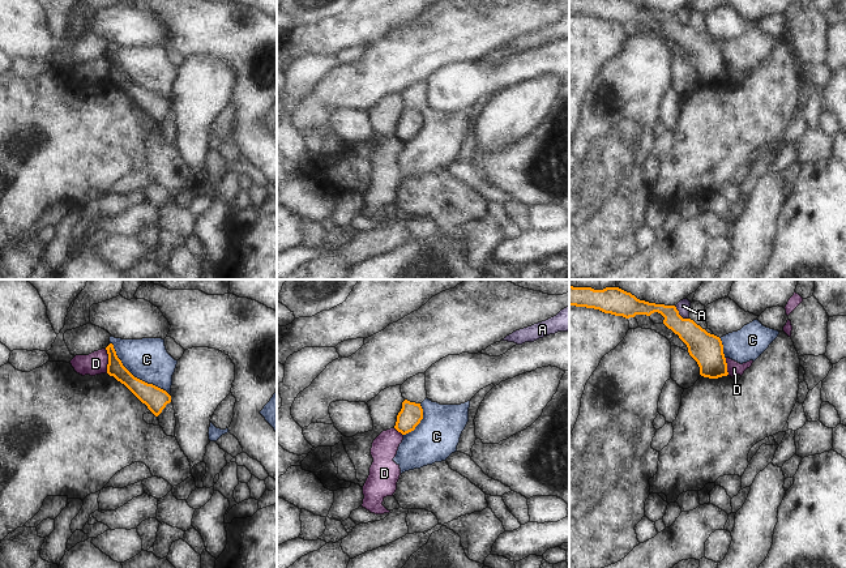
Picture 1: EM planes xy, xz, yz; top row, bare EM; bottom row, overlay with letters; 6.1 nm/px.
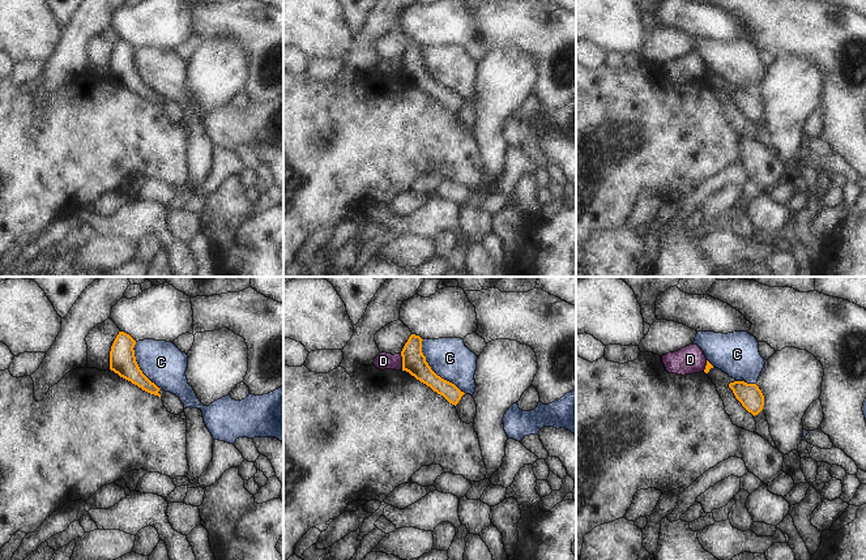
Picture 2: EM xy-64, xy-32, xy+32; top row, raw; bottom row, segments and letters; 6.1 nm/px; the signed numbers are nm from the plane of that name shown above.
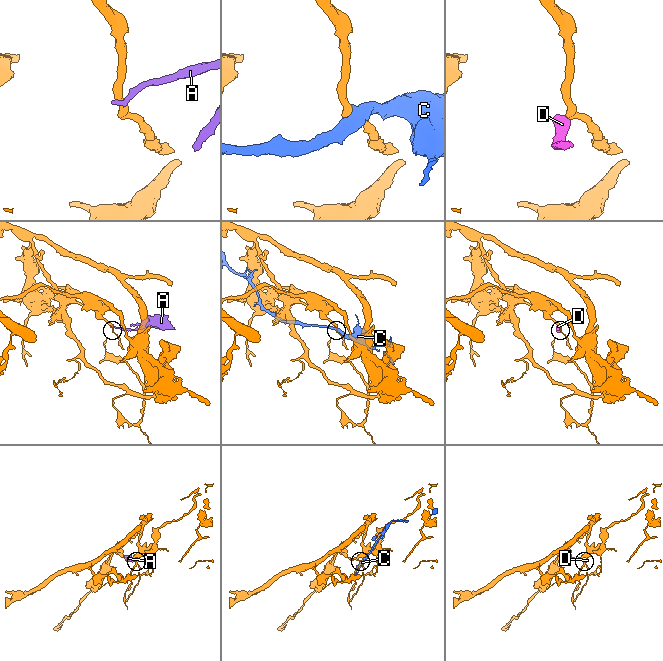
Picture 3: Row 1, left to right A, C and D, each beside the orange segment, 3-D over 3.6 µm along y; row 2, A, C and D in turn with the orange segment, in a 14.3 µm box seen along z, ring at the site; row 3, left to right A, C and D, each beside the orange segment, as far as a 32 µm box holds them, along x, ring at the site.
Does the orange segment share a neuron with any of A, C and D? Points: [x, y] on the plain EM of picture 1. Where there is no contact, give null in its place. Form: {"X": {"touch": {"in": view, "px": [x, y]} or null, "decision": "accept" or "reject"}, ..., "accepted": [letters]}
{"A": {"touch": {"in": "yz", "px": [679, 22]}, "decision": "reject"}, "C": {"touch": {"in": "xy", "px": [133, 84]}, "decision": "reject"}, "D": {"touch": {"in": "xy", "px": [109, 68]}, "decision": "reject"}, "accepted": []}

